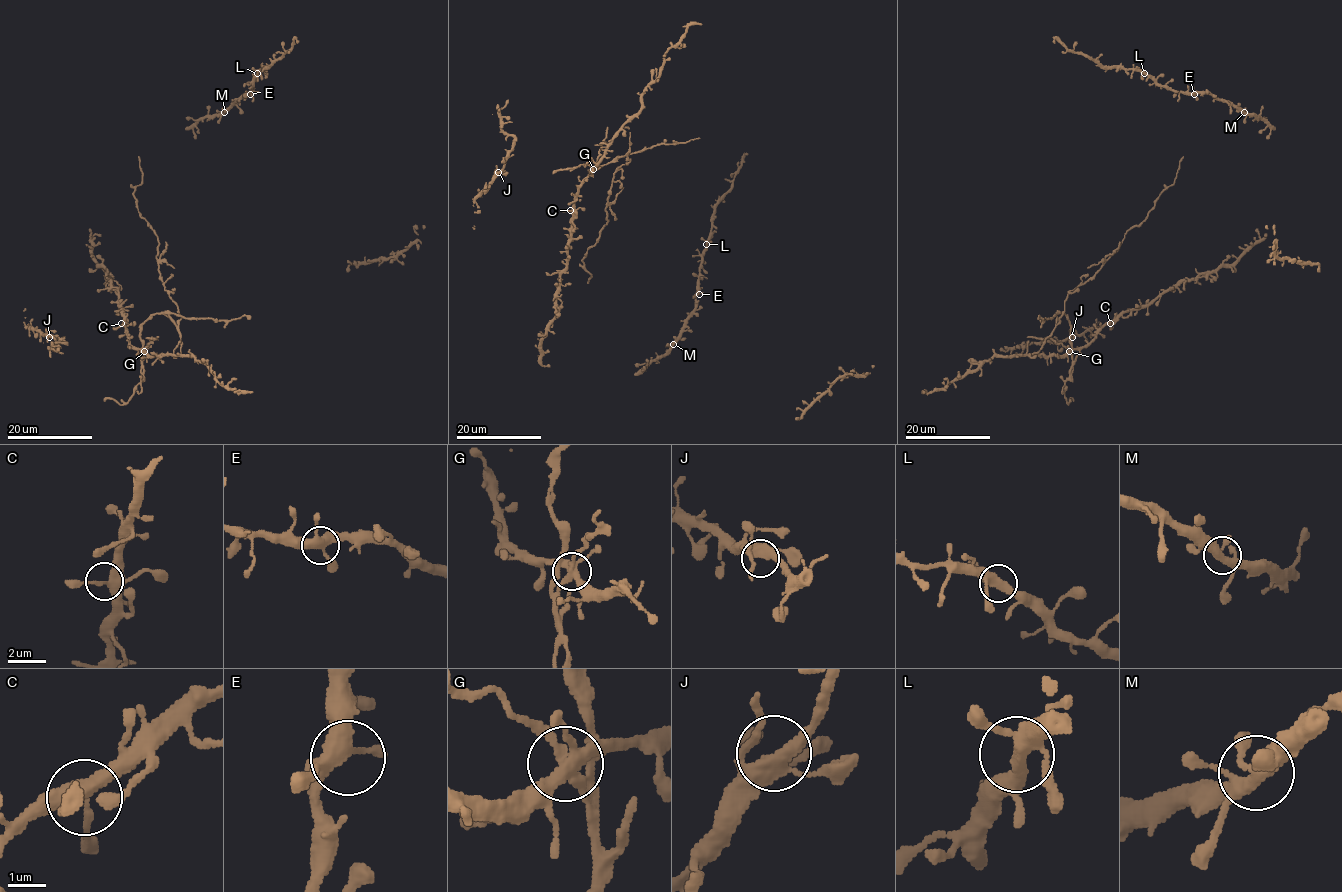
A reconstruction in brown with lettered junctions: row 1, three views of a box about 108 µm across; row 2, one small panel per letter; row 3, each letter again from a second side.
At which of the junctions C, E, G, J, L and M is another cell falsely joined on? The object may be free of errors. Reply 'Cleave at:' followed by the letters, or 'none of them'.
Cleave at: G

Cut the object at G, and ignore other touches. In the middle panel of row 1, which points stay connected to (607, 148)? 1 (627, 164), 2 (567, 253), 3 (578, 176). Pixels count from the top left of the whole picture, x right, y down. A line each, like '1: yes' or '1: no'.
1: no
2: yes
3: yes

